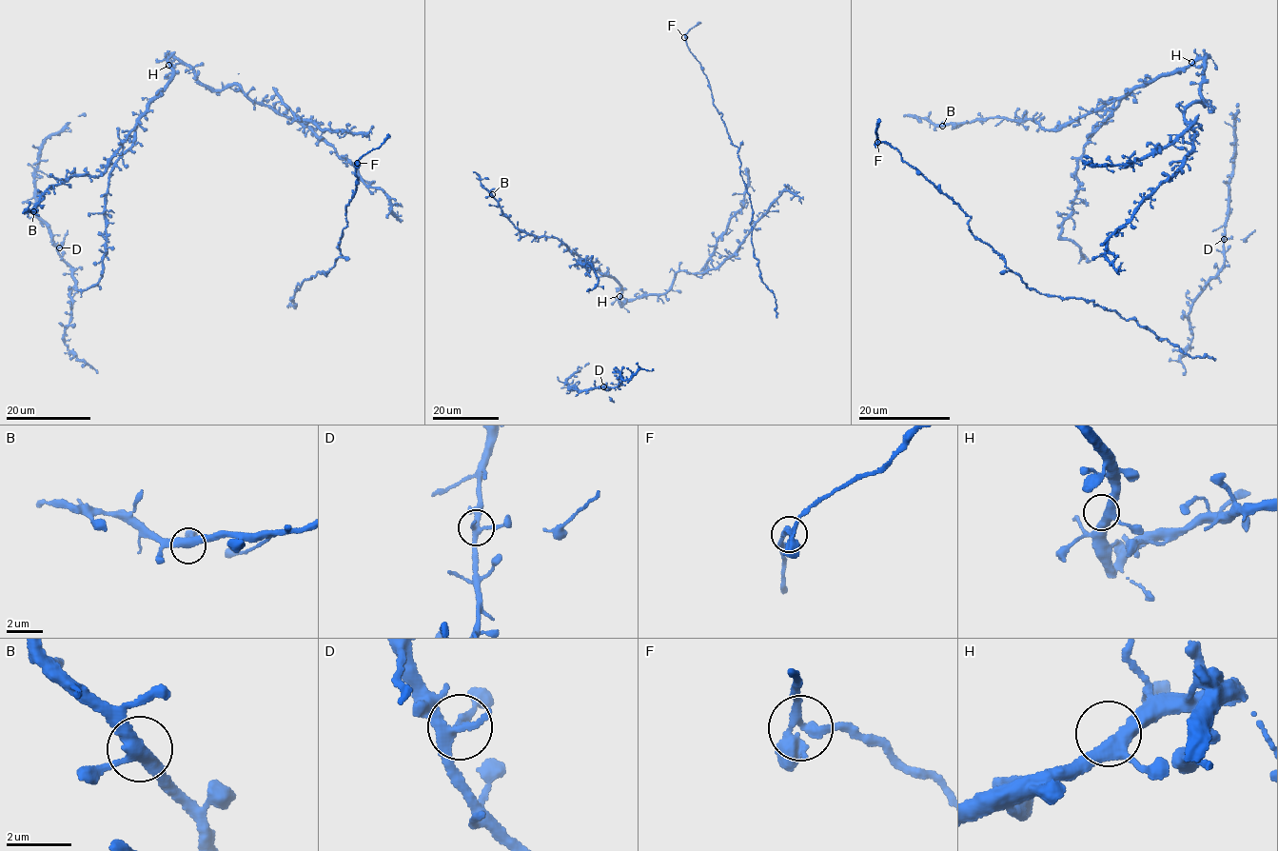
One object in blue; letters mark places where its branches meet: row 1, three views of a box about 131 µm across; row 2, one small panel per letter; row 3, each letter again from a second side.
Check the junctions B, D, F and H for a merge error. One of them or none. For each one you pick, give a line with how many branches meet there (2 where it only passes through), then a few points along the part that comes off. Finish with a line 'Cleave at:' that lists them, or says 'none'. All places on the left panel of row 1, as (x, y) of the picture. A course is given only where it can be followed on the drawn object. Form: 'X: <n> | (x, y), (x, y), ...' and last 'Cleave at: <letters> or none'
Cleave at: none

